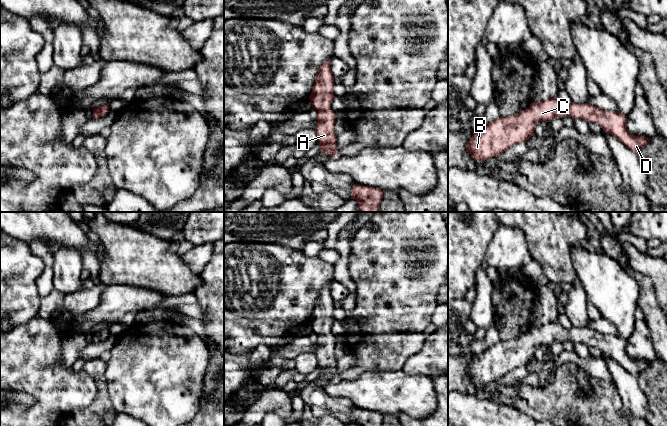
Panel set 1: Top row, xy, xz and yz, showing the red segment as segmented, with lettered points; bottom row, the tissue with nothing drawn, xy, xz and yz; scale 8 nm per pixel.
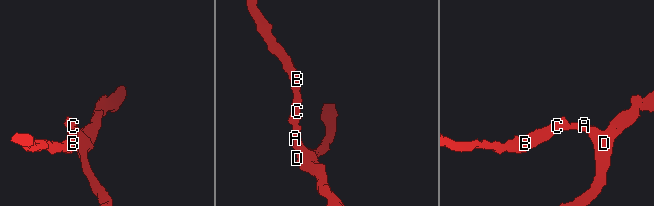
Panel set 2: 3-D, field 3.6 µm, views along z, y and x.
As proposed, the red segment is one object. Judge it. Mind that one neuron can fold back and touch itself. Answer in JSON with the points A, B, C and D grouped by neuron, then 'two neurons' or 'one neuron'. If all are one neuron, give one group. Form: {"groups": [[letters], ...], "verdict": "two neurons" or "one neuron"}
{"groups": [["A", "B", "C", "D"]], "verdict": "one neuron"}

